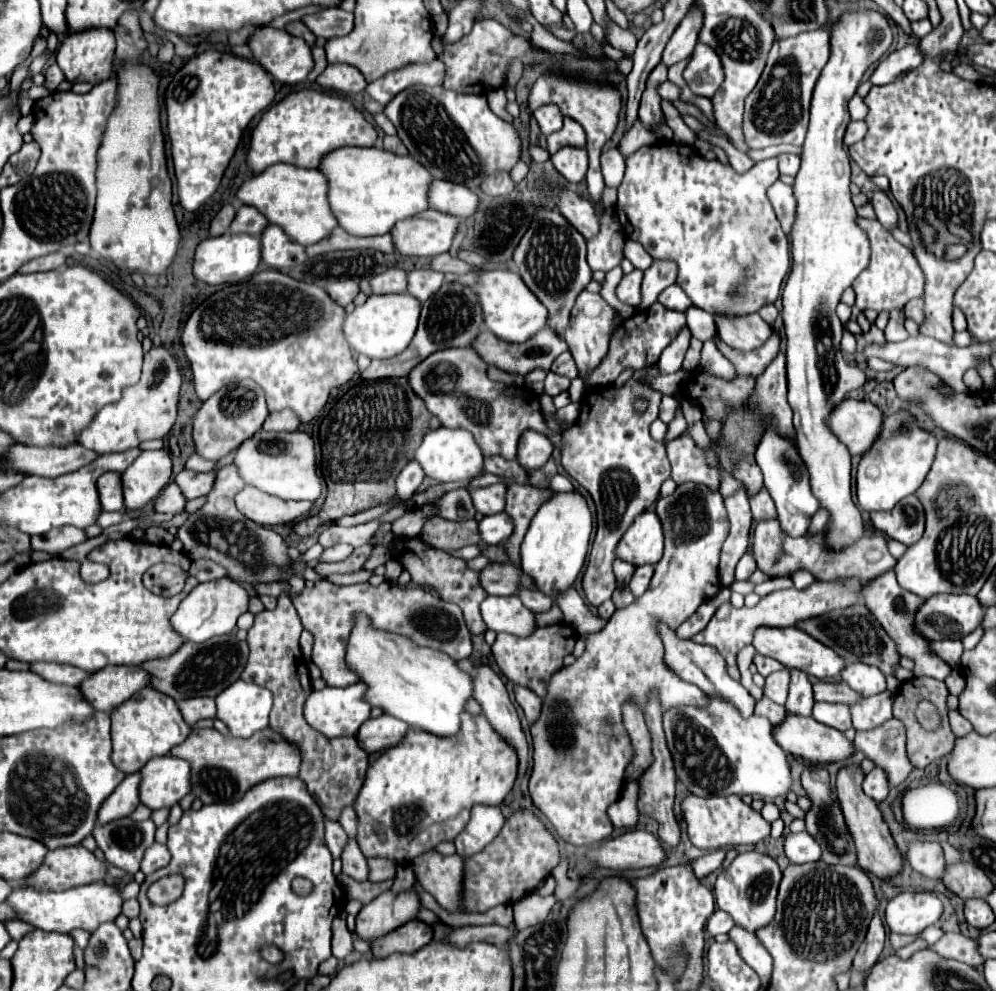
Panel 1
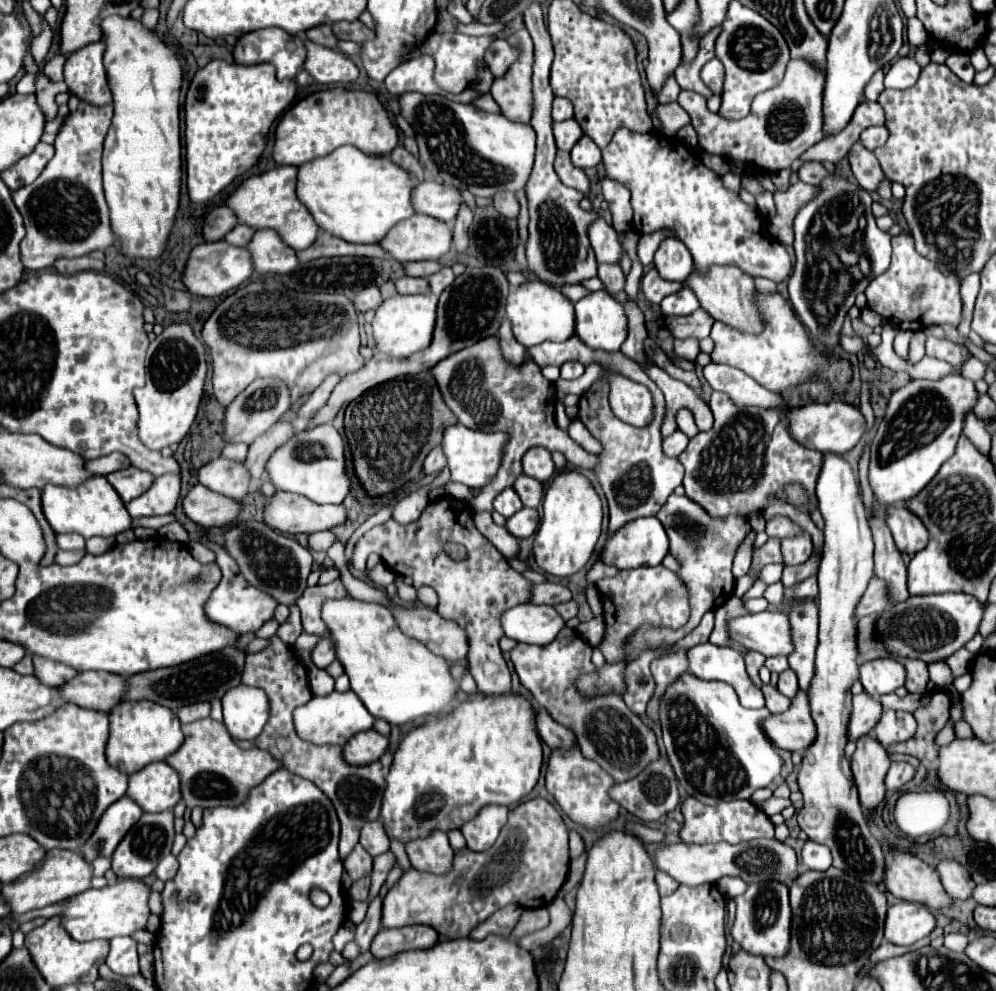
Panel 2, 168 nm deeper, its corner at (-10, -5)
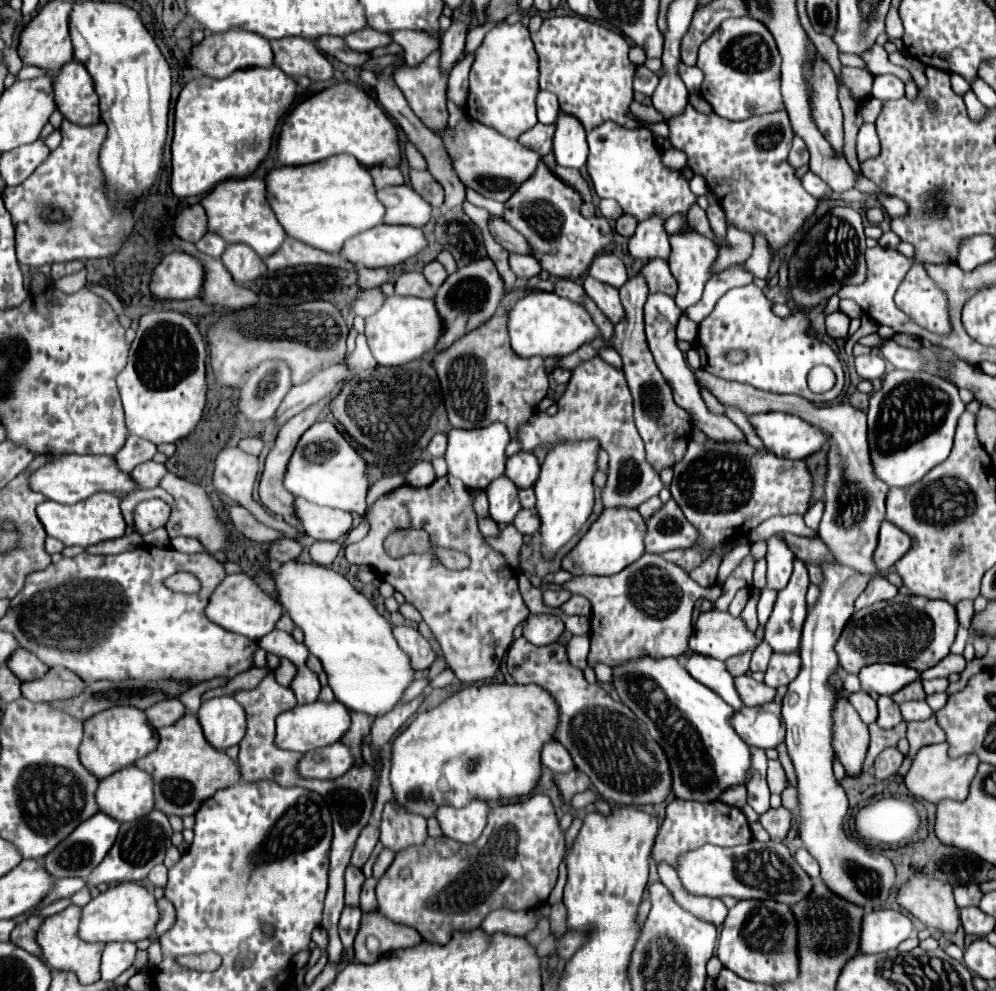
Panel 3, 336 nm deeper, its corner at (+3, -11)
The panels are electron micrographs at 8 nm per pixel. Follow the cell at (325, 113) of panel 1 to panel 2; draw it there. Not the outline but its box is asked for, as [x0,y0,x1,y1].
[272,88,398,166]

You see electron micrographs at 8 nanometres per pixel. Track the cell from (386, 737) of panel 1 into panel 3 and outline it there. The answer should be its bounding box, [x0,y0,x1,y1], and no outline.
[297,742,353,780]

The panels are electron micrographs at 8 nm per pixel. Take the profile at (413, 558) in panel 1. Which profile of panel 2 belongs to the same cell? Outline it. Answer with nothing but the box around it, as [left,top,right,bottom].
[352,496,530,696]

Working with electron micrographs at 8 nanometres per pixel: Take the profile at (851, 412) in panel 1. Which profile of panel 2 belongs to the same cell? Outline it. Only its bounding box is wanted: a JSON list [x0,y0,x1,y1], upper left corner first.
[790,400,866,454]

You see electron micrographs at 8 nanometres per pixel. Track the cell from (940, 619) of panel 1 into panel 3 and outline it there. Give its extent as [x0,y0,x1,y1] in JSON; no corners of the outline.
[837,594,957,674]

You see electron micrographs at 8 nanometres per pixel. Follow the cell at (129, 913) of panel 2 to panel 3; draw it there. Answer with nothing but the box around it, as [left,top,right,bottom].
[79,882,159,942]

